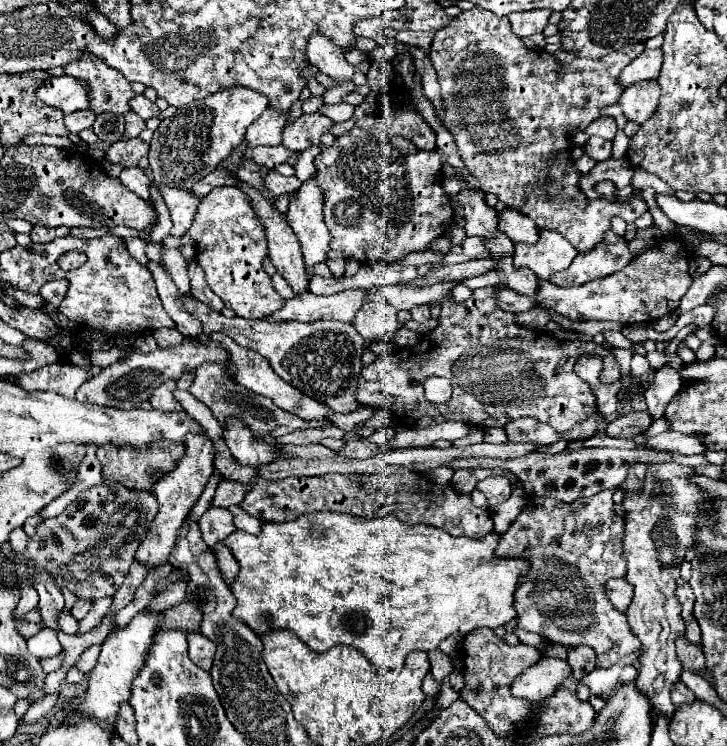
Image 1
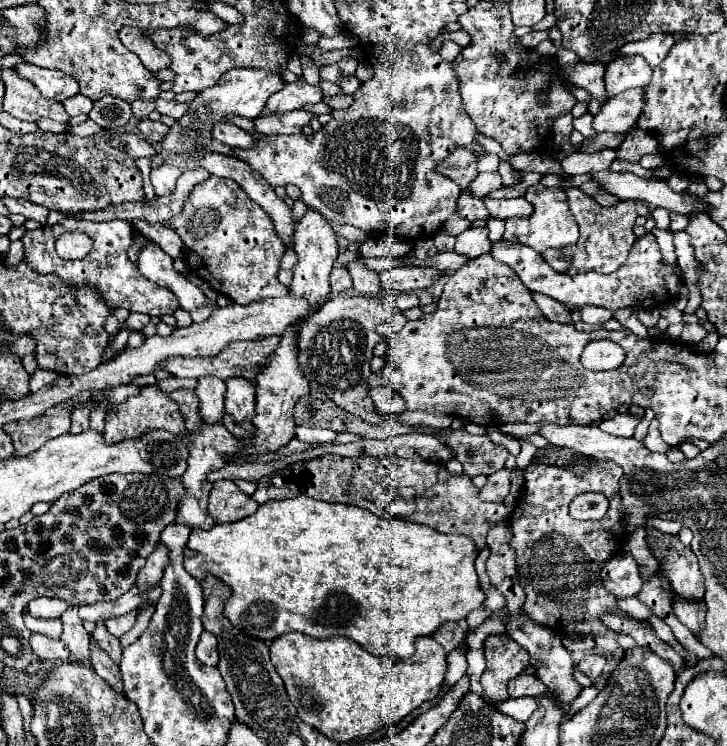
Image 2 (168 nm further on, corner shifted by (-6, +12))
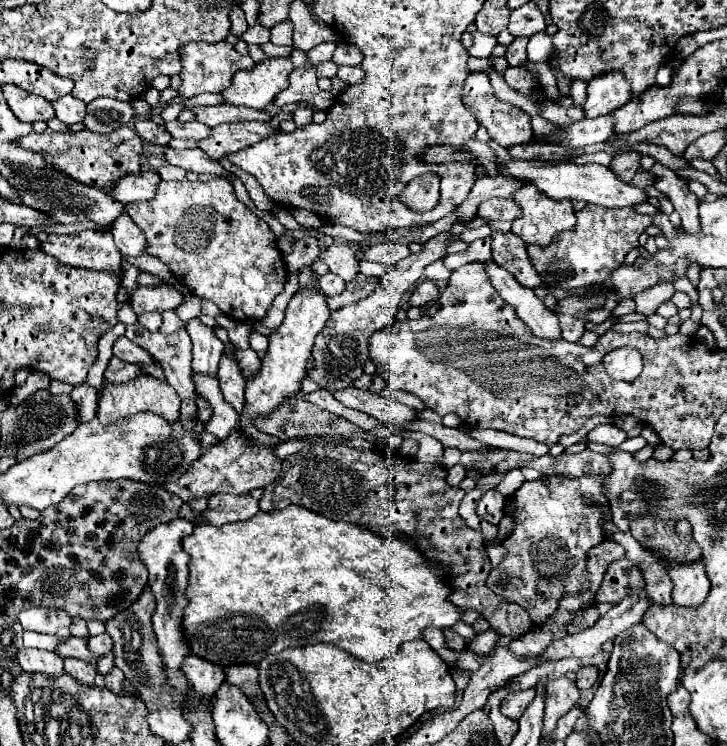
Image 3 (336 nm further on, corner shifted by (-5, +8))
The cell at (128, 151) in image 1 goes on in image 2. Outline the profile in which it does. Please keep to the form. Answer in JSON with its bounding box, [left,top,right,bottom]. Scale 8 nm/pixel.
[138,120,168,144]

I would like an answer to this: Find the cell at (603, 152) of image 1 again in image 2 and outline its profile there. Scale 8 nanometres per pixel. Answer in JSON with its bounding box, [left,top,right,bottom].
[574,112,596,140]

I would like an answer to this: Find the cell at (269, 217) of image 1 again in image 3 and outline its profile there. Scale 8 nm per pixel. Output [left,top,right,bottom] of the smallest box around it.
[163,146,229,176]

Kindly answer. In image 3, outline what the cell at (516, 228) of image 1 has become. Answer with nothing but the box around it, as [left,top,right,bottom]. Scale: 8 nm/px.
[477,198,521,222]

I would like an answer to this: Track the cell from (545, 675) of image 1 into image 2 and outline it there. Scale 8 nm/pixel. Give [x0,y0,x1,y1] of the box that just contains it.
[508,674,546,698]

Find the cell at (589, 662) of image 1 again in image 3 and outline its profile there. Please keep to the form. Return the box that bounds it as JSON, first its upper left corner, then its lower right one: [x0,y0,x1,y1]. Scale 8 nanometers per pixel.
[577,666,597,690]

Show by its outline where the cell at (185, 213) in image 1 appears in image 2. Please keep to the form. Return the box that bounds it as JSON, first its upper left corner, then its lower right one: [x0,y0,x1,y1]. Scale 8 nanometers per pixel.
[150,164,182,196]

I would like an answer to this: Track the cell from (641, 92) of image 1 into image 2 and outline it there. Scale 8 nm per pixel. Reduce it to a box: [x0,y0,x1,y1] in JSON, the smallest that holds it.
[594,88,646,134]

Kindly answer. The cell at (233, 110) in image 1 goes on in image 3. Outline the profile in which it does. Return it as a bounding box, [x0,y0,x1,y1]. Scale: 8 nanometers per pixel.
[221,58,293,110]

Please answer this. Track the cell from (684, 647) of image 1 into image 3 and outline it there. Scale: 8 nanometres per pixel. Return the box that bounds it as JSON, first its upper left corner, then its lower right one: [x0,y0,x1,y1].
[645,548,711,608]

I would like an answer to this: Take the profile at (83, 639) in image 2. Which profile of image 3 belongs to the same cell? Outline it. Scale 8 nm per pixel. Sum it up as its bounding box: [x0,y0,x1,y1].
[65,658,97,686]

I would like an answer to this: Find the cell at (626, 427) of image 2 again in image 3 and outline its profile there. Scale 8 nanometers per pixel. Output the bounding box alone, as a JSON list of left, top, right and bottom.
[587,424,627,446]

